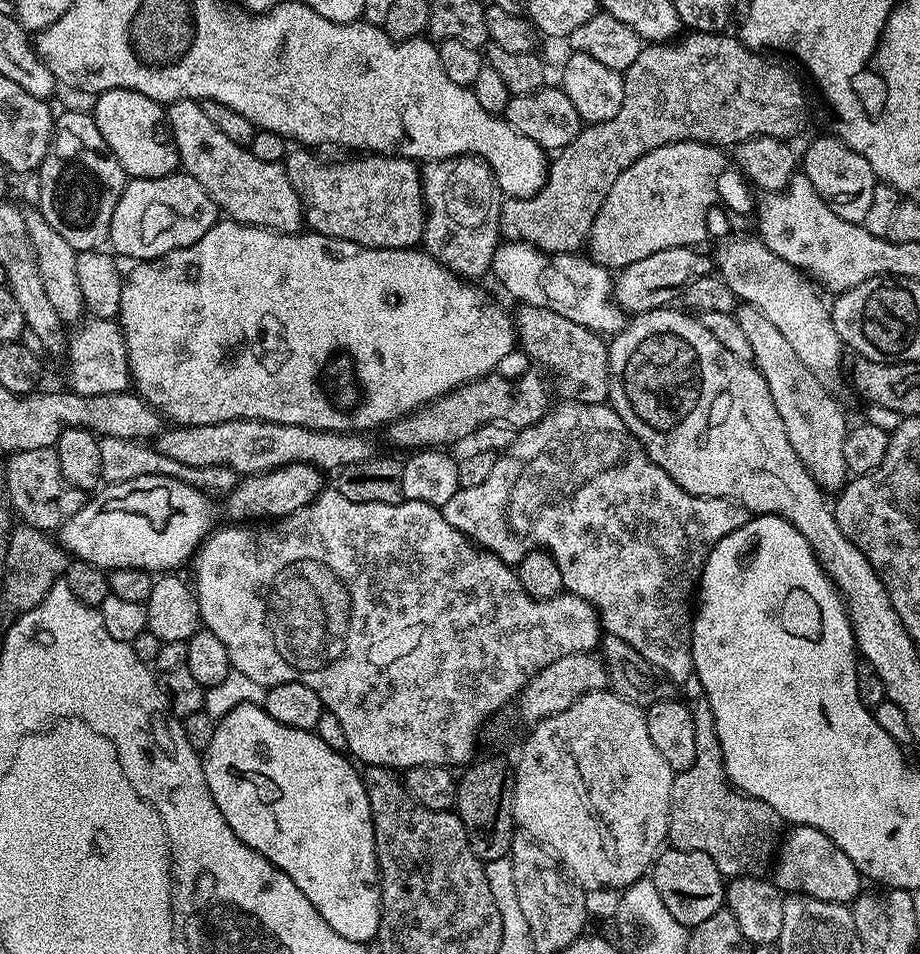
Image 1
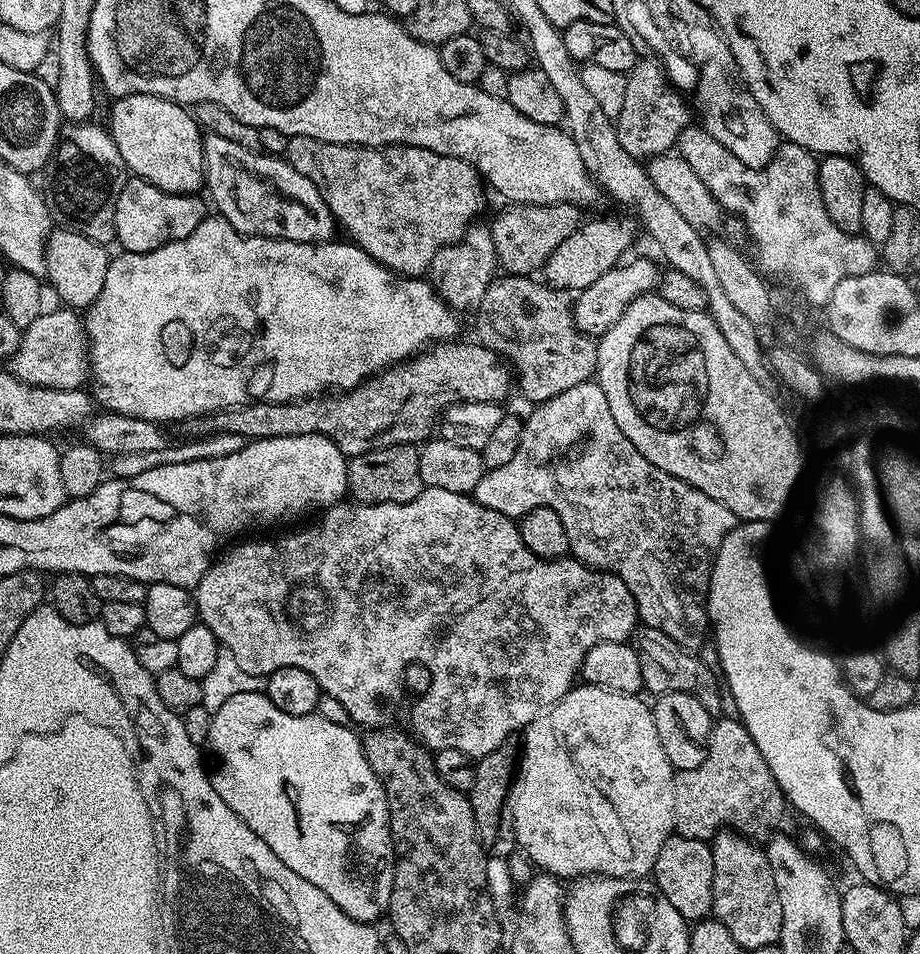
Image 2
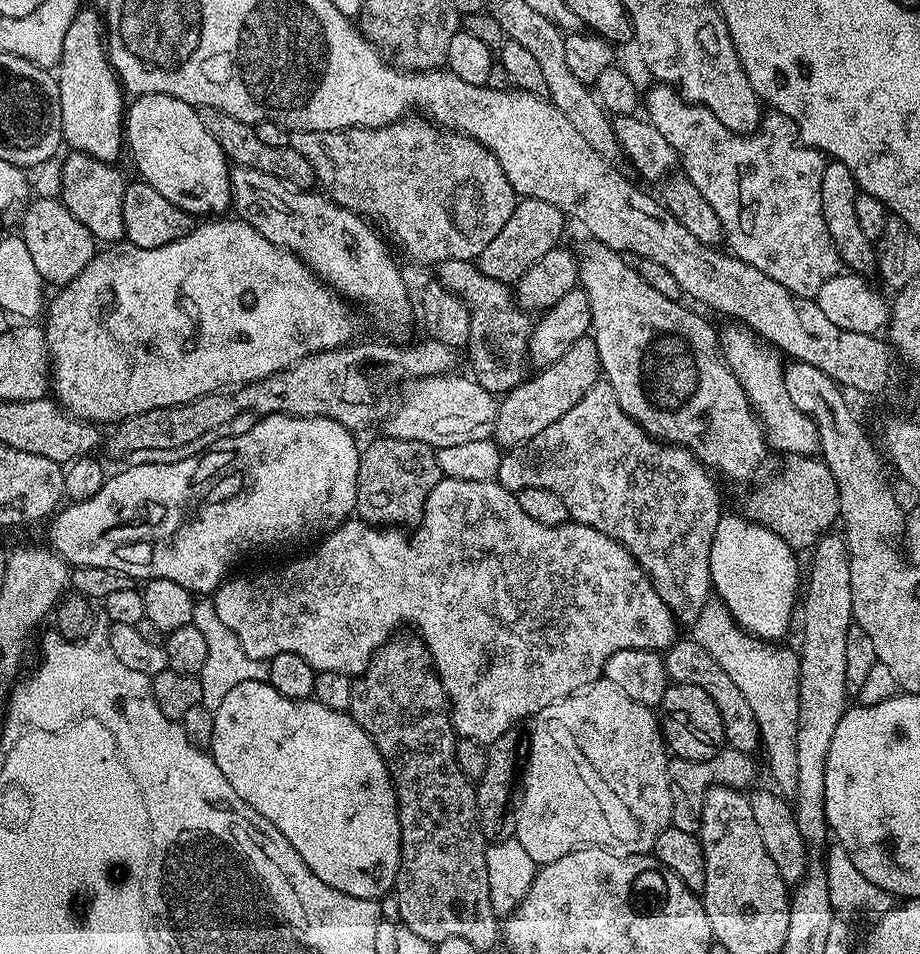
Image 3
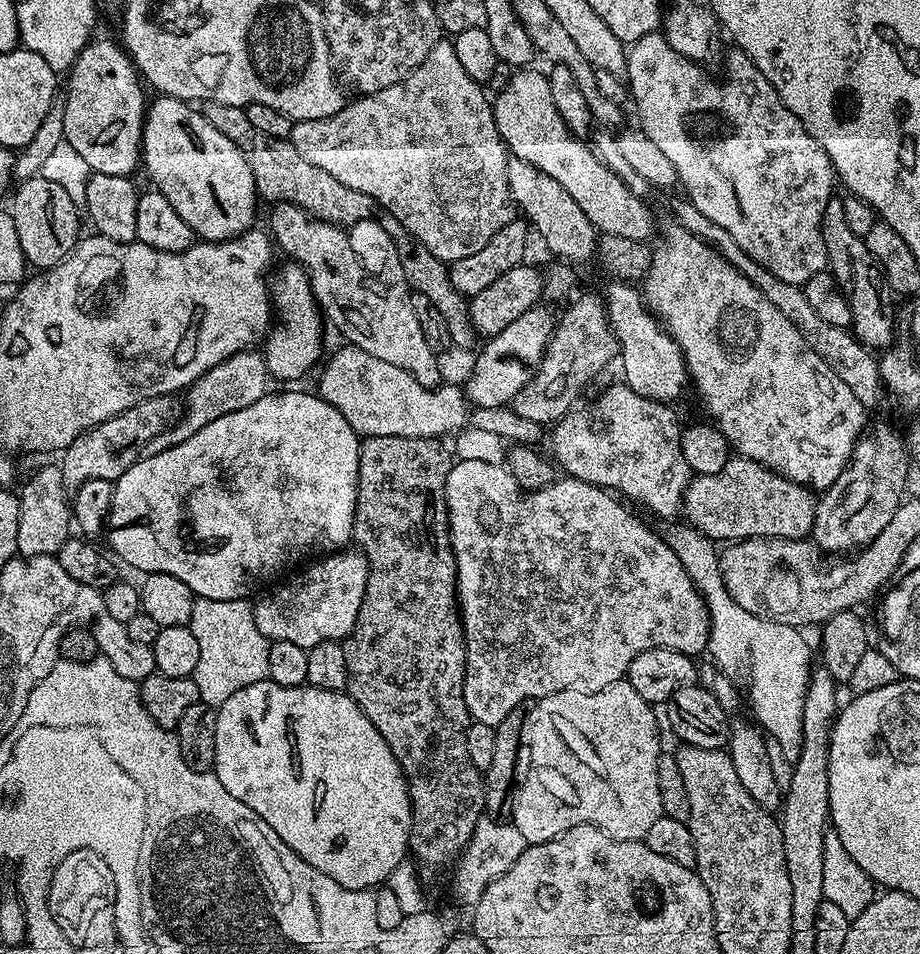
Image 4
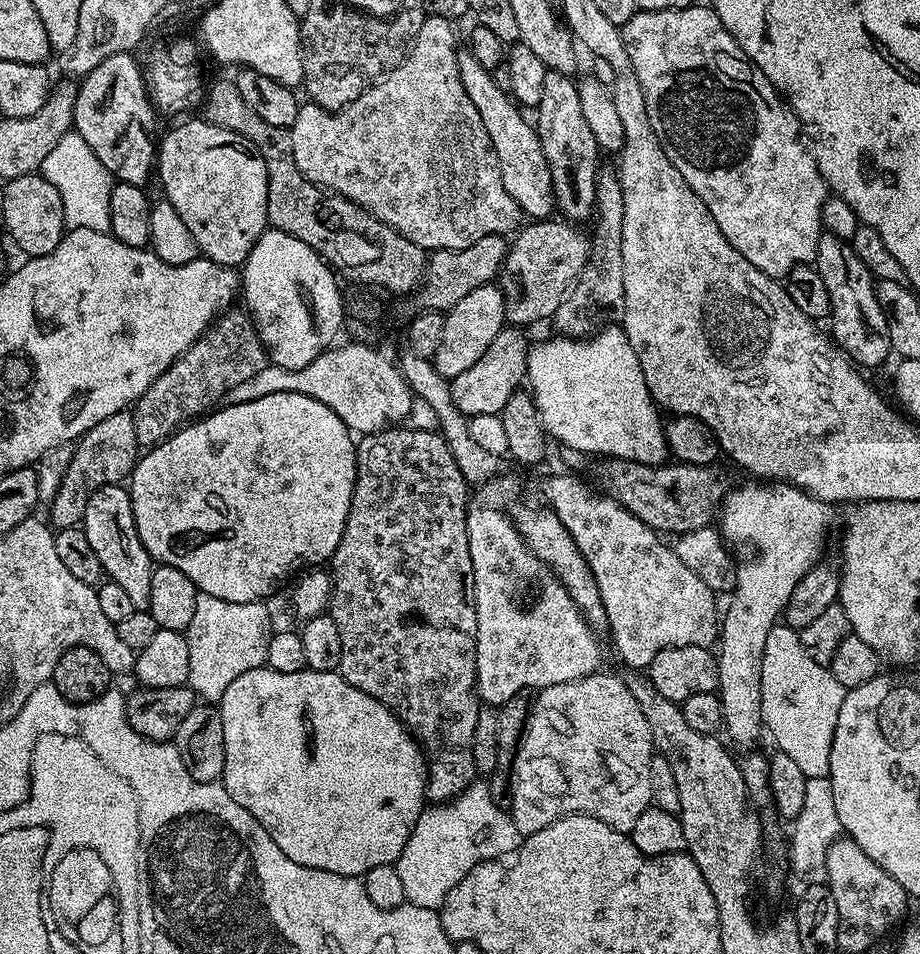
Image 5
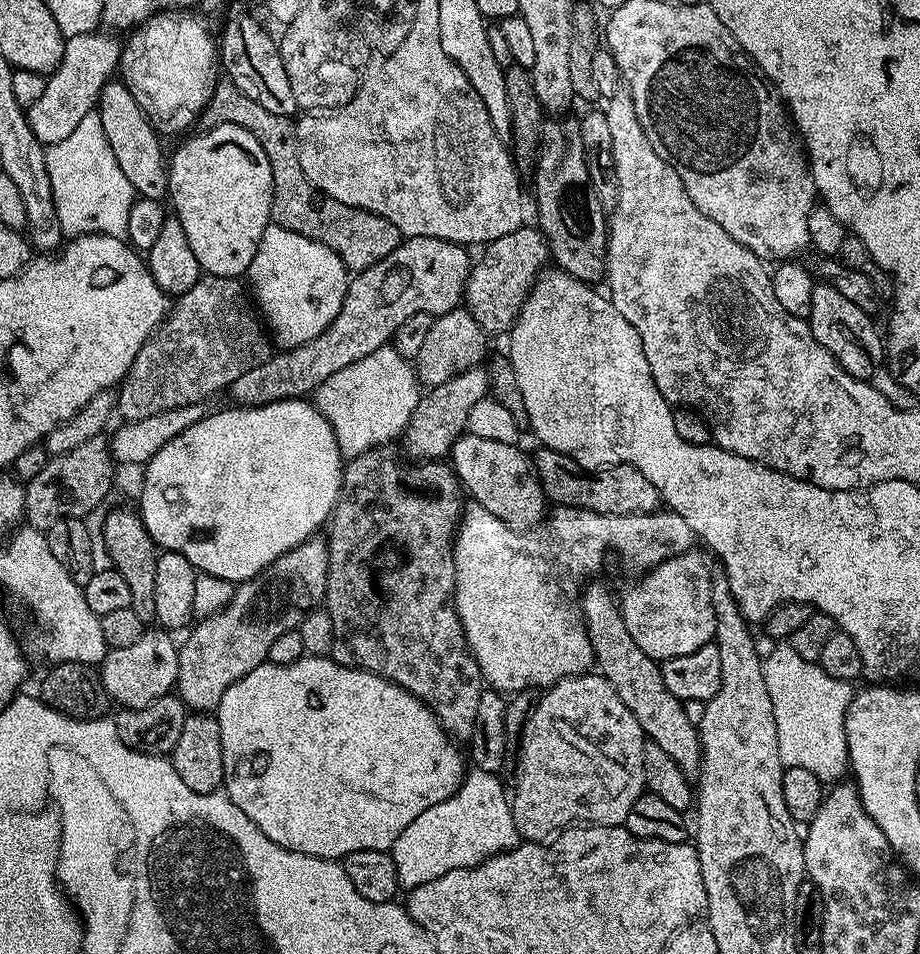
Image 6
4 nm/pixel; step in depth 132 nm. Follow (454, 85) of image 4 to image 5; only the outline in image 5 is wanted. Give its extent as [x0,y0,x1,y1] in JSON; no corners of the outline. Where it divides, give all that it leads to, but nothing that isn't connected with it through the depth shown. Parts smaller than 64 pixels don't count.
[290,15,522,250]

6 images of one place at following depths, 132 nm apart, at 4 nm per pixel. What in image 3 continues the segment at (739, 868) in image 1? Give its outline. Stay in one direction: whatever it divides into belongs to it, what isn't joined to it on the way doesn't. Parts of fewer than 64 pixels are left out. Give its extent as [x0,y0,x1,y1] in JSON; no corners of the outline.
[668,746,756,834]

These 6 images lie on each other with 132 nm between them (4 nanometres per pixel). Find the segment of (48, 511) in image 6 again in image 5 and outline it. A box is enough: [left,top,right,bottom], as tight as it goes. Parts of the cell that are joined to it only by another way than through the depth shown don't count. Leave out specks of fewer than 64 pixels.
[50,410,141,529]

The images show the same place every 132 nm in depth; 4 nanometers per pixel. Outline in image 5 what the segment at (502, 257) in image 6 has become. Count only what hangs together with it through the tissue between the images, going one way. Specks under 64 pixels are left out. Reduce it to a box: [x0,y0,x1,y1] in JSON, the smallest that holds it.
[498,218,589,326]

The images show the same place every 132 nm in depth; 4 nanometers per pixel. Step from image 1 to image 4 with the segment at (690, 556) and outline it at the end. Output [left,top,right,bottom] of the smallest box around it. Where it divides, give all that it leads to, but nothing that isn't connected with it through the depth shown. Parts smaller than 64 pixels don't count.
[550,383,690,521]

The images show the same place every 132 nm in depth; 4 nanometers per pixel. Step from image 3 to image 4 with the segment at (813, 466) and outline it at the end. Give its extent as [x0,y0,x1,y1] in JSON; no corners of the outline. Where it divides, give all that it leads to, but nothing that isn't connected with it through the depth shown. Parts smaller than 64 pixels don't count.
[682,454,816,542]

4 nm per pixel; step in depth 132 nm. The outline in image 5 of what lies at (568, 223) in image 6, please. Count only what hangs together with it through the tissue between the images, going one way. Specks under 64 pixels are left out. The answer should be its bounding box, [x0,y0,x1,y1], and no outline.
[534,70,598,222]

